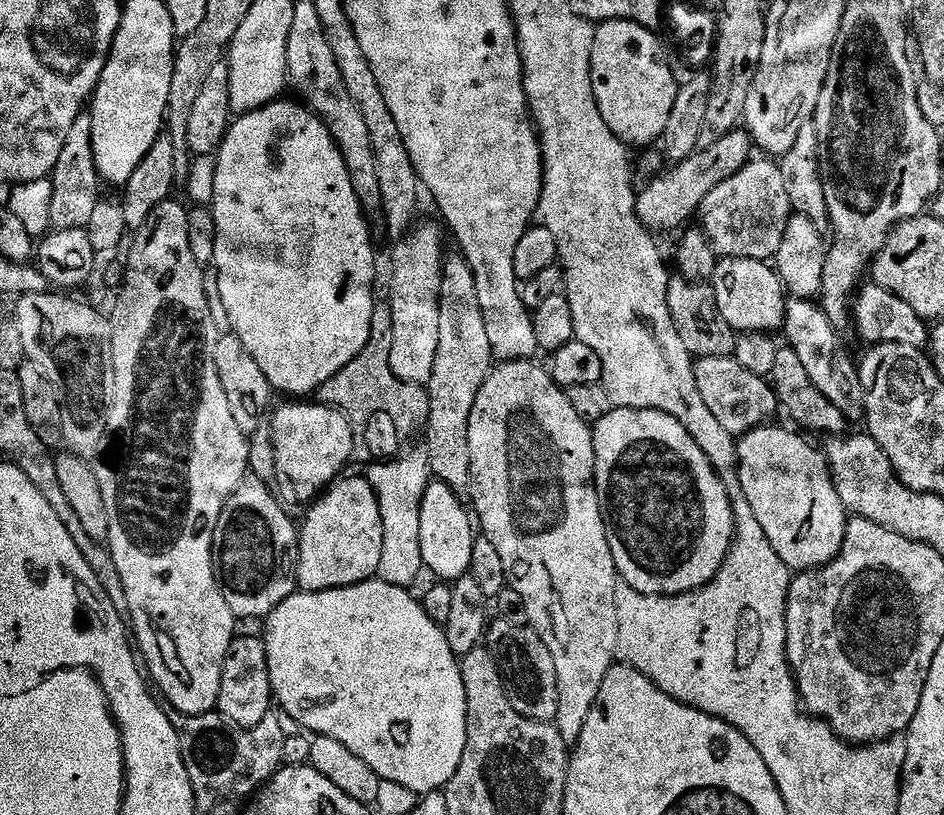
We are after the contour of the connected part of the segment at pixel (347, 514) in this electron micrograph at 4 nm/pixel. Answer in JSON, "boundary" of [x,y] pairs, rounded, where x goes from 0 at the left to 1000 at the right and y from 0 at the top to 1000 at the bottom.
{"boundary":[[[385,583],[357,588],[329,620],[322,644],[317,644],[318,686],[314,714],[321,725],[344,726],[393,712],[405,690],[405,631],[394,594]]]}

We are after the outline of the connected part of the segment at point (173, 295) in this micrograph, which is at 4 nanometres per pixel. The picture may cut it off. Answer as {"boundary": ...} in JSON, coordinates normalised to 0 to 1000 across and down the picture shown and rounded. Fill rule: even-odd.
{"boundary":[[[179,243],[173,245],[167,253],[163,253],[163,263],[159,263],[155,272],[143,286],[144,296],[140,299],[140,310],[137,312],[136,319],[133,318],[133,347],[126,355],[127,369],[124,371],[123,379],[117,383],[121,469],[114,497],[112,533],[109,545],[102,556],[100,573],[104,582],[104,596],[108,596],[108,612],[112,616],[112,631],[117,636],[117,655],[112,671],[119,679],[121,694],[125,694],[125,704],[128,706],[129,717],[133,723],[133,734],[138,740],[140,758],[138,768],[144,774],[143,784],[146,793],[150,793],[151,818],[167,849],[167,843],[169,843],[168,853],[179,865],[182,863],[181,867],[185,872],[198,879],[216,879],[229,869],[231,847],[235,842],[235,812],[239,812],[239,798],[244,798],[244,788],[252,775],[251,757],[247,756],[244,744],[239,744],[239,734],[231,715],[229,694],[225,691],[225,666],[227,665],[227,650],[231,645],[231,636],[239,616],[264,583],[264,536],[256,528],[252,528],[252,518],[248,518],[248,508],[244,508],[244,493],[239,493],[239,479],[235,479],[235,469],[227,449],[227,425],[230,410],[226,387],[222,385],[218,357],[215,355],[217,330],[206,317],[206,312],[201,312],[201,292],[197,292],[198,271],[199,255],[191,252],[186,243]]]}

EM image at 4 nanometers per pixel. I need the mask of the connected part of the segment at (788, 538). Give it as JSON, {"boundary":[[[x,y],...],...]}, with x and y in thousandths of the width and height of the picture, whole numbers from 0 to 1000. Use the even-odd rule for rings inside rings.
{"boundary":[[[806,523],[783,536],[780,583],[799,626],[799,636],[811,650],[816,670],[843,704],[878,692],[890,679],[900,633],[877,578],[876,563],[846,529]]]}

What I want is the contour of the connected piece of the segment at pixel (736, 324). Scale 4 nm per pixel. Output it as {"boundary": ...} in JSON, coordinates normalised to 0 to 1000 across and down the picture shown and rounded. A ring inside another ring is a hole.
{"boundary":[[[767,317],[758,325],[752,345],[763,388],[773,395],[782,410],[786,407],[813,407],[829,404],[833,360],[826,339],[817,323],[794,317]]]}

